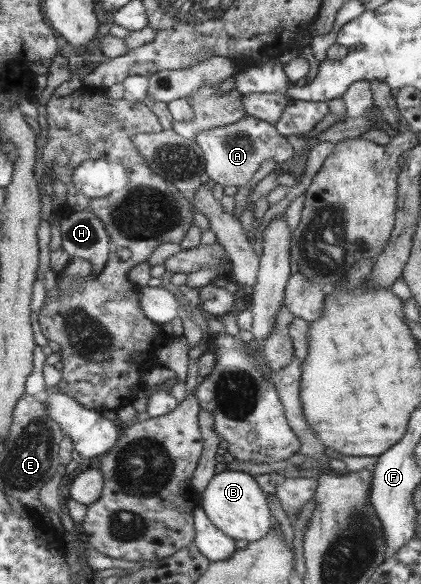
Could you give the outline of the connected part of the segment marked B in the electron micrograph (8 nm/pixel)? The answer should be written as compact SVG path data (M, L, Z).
M224 469L214 474L202 493L200 507L213 525L234 541L237 539L245 539L248 542L259 541L268 534L271 527L267 497L249 474L244 472Z

